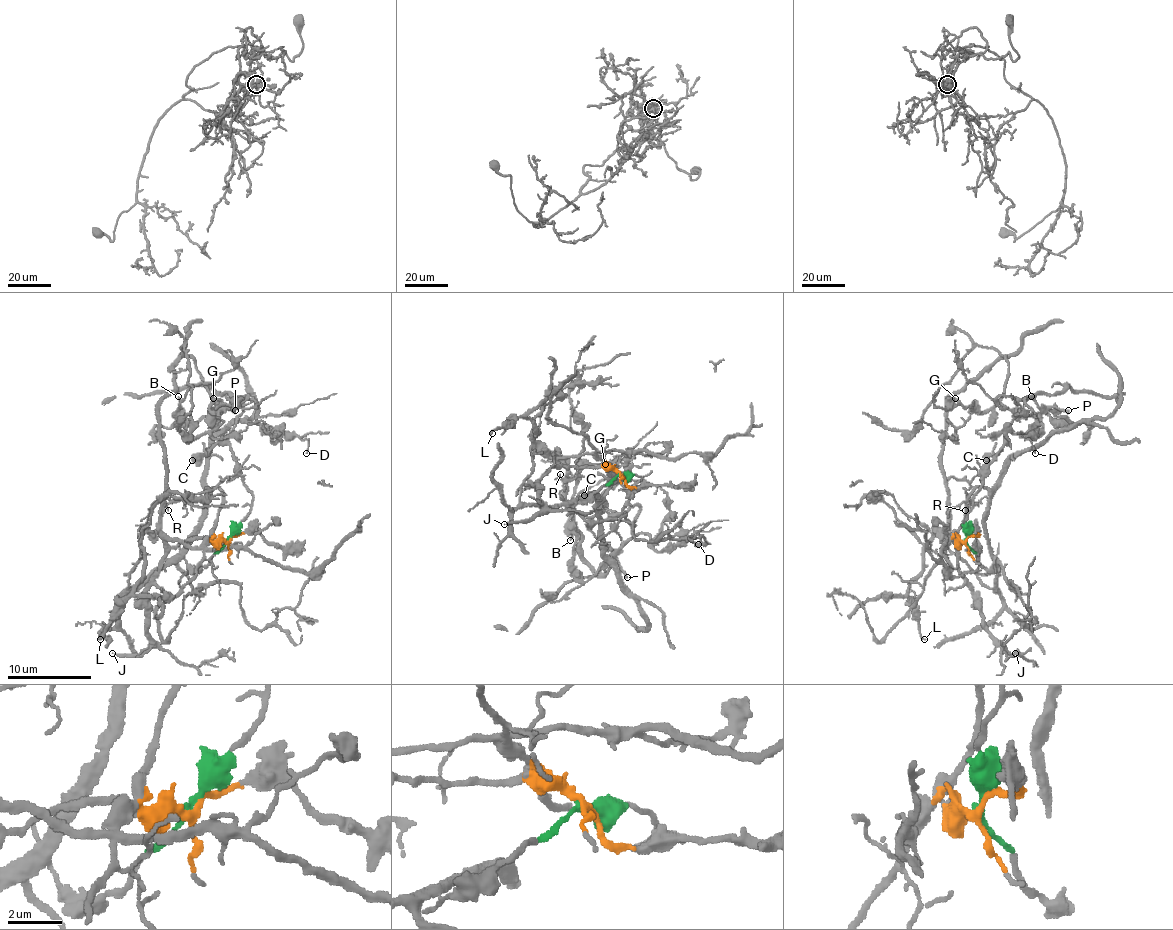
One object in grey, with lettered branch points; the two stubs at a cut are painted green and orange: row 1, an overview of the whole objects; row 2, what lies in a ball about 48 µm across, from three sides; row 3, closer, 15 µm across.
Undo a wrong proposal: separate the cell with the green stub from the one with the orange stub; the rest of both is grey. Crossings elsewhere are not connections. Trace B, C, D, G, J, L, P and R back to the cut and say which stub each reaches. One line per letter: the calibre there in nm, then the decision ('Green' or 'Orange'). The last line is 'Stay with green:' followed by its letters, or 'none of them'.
B: Thickness 140 nm. Green
C: Thickness 600 nm. Green
D: Thickness 110 nm. Green
G: Thickness 160 nm. Green
J: Thickness 160 nm. Orange
L: Thickness 200 nm. Orange
P: Thickness 200 nm. Green
R: Thickness 130 nm. Orange
Stay with green: B, C, D, G, P

